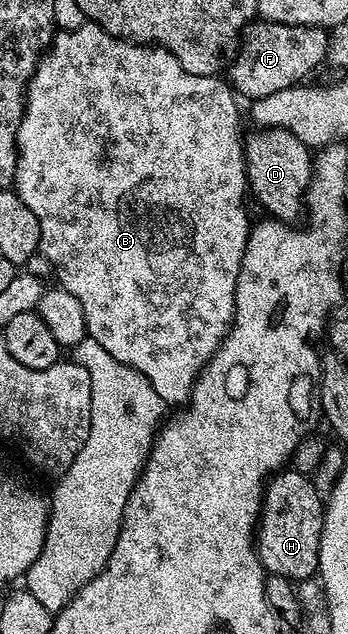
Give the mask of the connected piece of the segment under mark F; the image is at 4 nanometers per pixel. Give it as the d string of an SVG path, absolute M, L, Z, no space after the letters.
M266 19L256 20L238 46L239 54L229 69L228 82L240 98L246 99L273 95L285 91L285 87L306 82L310 78L307 76L327 61L328 36L328 30L318 25L286 25Z

